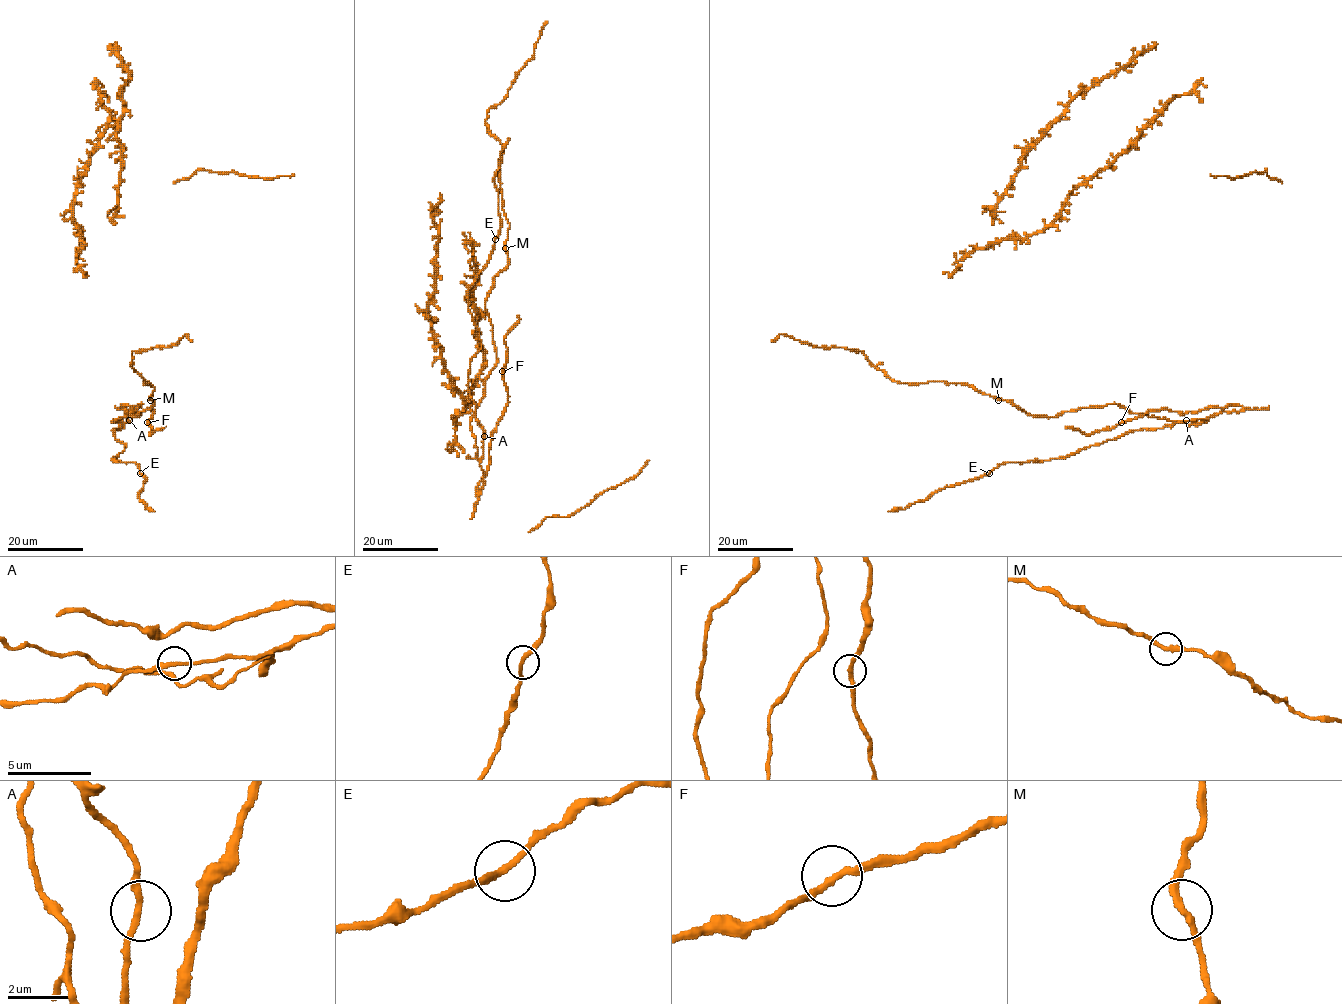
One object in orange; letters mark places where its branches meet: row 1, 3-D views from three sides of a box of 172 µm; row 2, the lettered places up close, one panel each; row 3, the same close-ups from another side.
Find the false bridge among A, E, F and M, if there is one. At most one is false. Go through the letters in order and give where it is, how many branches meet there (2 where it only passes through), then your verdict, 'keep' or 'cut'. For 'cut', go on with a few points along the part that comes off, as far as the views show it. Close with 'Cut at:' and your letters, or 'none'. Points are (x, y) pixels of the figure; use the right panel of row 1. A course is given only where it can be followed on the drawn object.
A: at (1186, 420); 2 branches meet; keep
E: at (989, 473); 2 branches meet; keep
F: at (1121, 422); 2 branches meet; keep
M: at (998, 400); 2 branches meet; keep
Cut at: none

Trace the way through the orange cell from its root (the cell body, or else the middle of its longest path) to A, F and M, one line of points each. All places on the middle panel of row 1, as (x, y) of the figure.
A: (500, 143), (508, 266), (494, 277), (485, 301), (497, 366), (469, 424), (479, 459), (484, 436)
F: (500, 143), (508, 266), (485, 301), (497, 366), (469, 424), (483, 471), (478, 494), (507, 403), (502, 371)
M: (500, 143), (503, 154), (499, 159), (499, 182), (502, 209), (509, 224), (505, 249)

